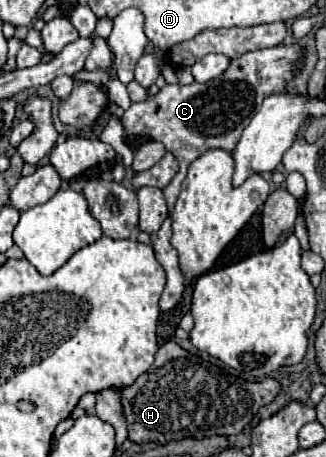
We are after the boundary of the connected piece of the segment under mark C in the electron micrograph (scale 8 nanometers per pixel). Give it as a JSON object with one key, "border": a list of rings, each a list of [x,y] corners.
{"border":[[[277,44],[271,48],[245,52],[241,58],[235,58],[219,78],[205,84],[193,82],[189,86],[167,84],[153,100],[131,104],[131,108],[125,110],[121,124],[129,136],[147,136],[161,142],[179,162],[179,172],[163,190],[169,210],[173,210],[189,164],[205,154],[205,150],[225,150],[231,154],[243,128],[261,108],[263,98],[269,94],[283,94],[287,84],[303,70],[305,56],[307,48],[301,44]]]}

